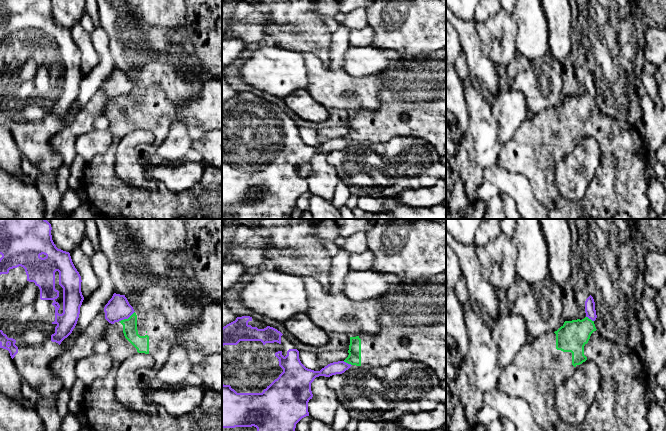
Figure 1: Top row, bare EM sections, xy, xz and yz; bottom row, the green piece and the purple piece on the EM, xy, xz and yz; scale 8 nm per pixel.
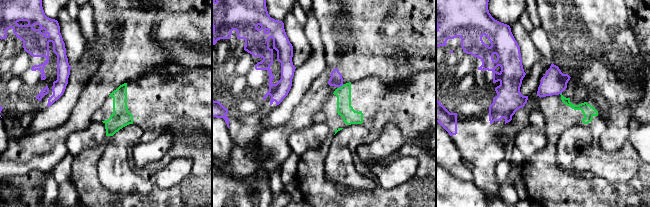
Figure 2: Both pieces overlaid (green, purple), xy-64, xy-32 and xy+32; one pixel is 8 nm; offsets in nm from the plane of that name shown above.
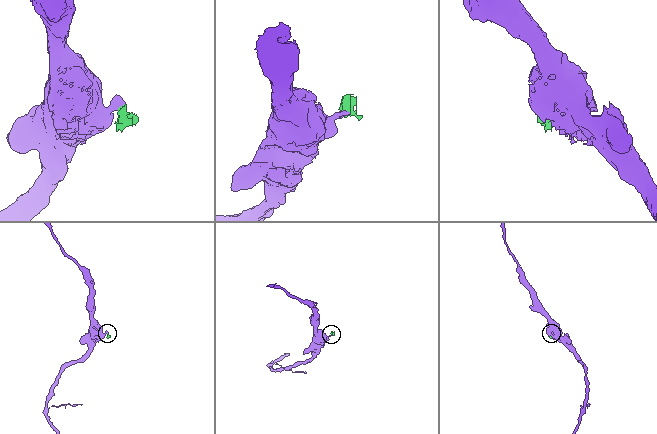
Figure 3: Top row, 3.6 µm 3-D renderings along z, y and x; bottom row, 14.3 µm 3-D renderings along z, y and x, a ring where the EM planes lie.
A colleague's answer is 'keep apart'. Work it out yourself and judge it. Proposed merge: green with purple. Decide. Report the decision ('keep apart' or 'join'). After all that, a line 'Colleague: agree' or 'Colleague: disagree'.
keep apart
Colleague: agree

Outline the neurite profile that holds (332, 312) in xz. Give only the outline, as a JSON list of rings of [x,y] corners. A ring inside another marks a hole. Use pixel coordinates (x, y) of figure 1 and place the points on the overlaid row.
[[[302,277],[308,295],[309,308],[307,316],[320,328],[329,333],[345,333],[348,335],[377,334],[386,324],[388,317],[384,316],[385,301],[382,297],[355,302],[343,291],[339,294],[326,292],[321,284],[312,277]]]

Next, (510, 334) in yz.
[[[509,310],[492,329],[492,338],[500,350],[499,363],[503,369],[514,361],[520,349],[528,342],[525,319]]]

